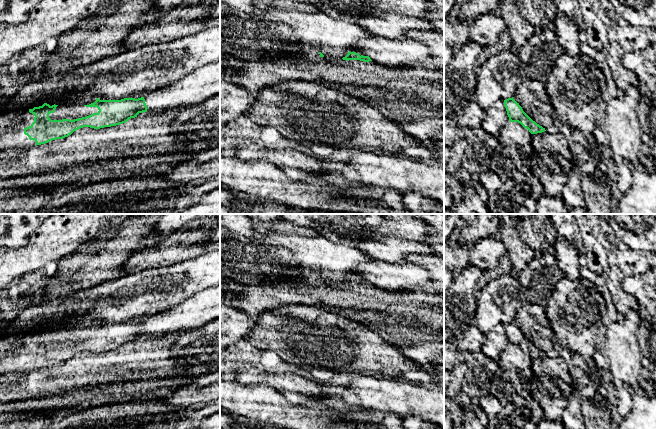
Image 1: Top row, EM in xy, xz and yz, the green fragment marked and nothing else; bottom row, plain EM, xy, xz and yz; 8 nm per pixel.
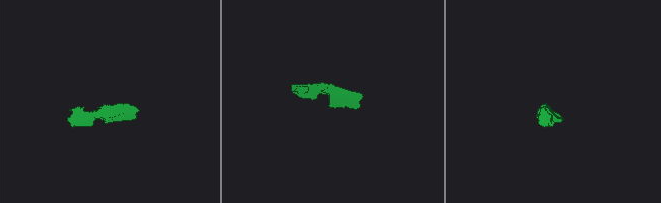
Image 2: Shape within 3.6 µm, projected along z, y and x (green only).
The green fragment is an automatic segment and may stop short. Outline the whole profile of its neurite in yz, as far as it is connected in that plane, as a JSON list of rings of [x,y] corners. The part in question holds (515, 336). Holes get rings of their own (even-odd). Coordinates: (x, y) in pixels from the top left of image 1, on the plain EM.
[[[519,300],[514,319],[512,322],[504,324],[504,330],[510,346],[520,347],[524,352],[528,353],[531,358],[547,355],[550,358],[562,357],[567,362],[571,358],[572,353],[559,345],[550,327],[544,306]]]

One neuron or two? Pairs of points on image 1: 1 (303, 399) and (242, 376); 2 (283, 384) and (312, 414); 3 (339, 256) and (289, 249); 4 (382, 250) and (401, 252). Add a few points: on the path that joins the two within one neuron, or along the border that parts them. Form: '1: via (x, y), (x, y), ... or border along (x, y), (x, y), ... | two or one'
1: via (288, 384), (257, 376) | one
2: border along (278, 389), (281, 392) | two
3: via (327, 256), (301, 251) | one
4: via (387, 250), (396, 250) | one

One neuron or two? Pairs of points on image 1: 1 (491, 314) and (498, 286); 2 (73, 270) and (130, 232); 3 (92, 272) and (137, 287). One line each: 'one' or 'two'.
1: one
2: one
3: two

